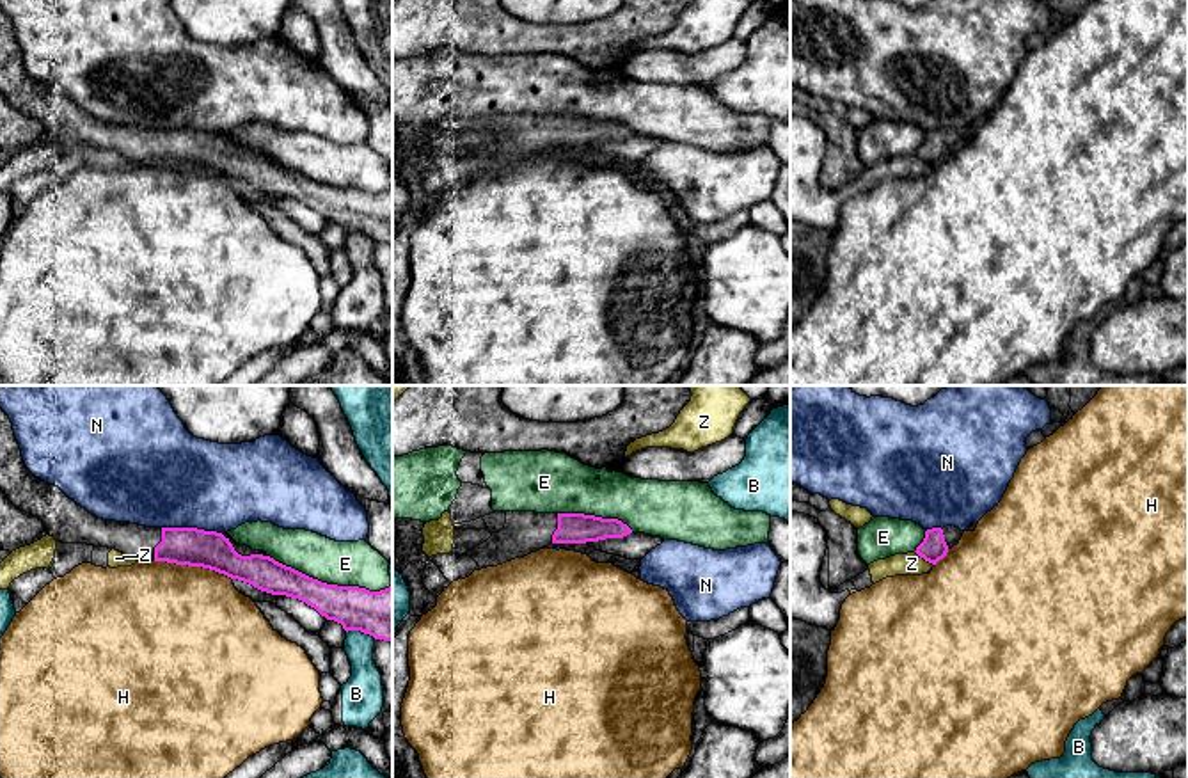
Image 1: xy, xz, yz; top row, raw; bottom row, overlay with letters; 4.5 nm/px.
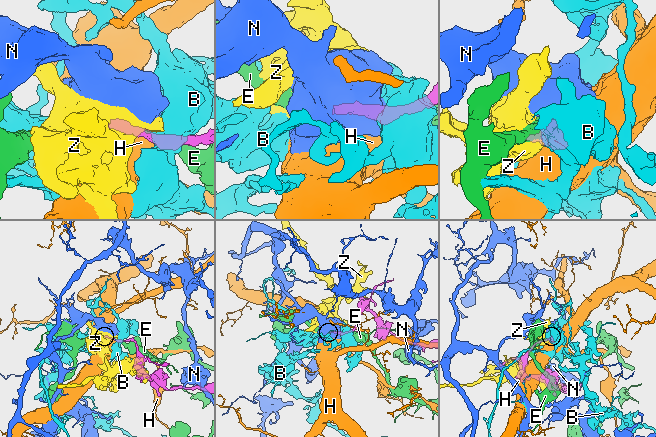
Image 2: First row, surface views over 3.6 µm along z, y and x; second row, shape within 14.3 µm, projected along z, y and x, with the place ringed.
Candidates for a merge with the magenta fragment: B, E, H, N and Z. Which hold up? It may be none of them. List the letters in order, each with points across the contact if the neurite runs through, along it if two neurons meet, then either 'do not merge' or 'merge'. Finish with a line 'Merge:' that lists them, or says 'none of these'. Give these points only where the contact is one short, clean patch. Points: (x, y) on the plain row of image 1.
B: do not merge
E: do not merge
H: do not merge
N: do not merge
Z: do not merge
Merge: none of these

